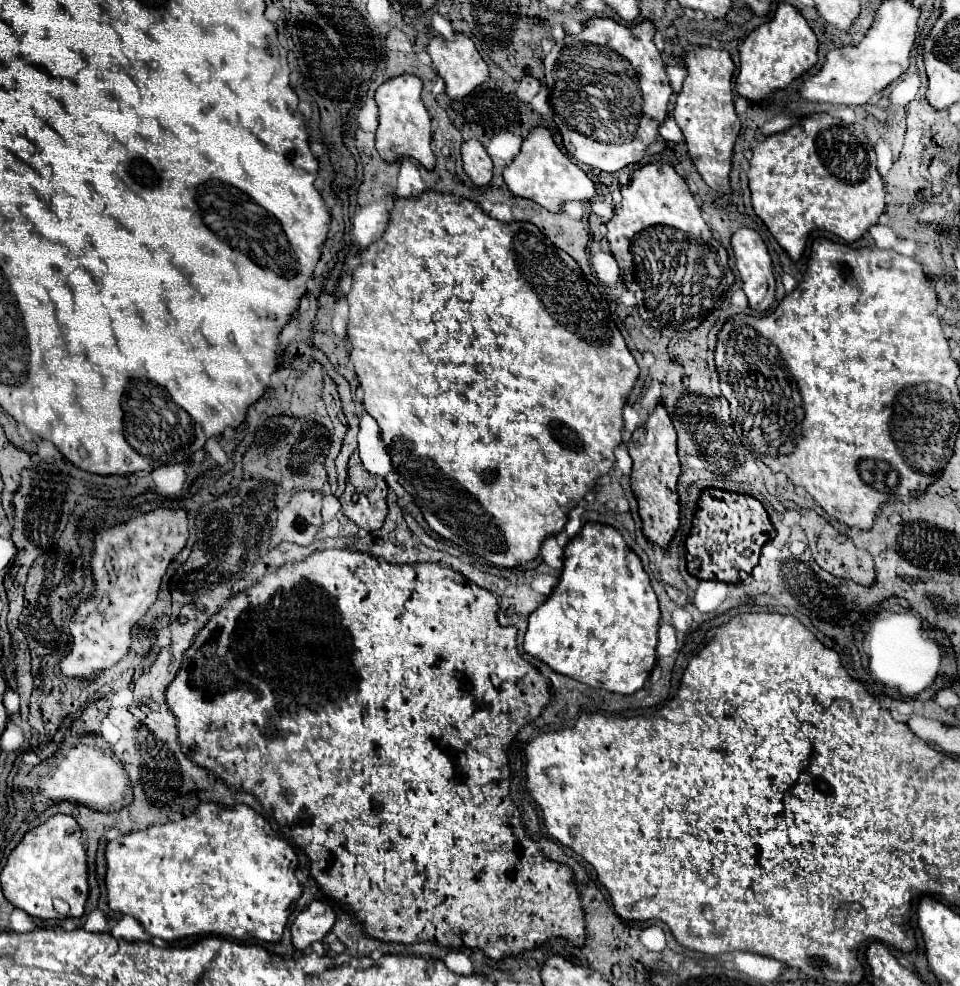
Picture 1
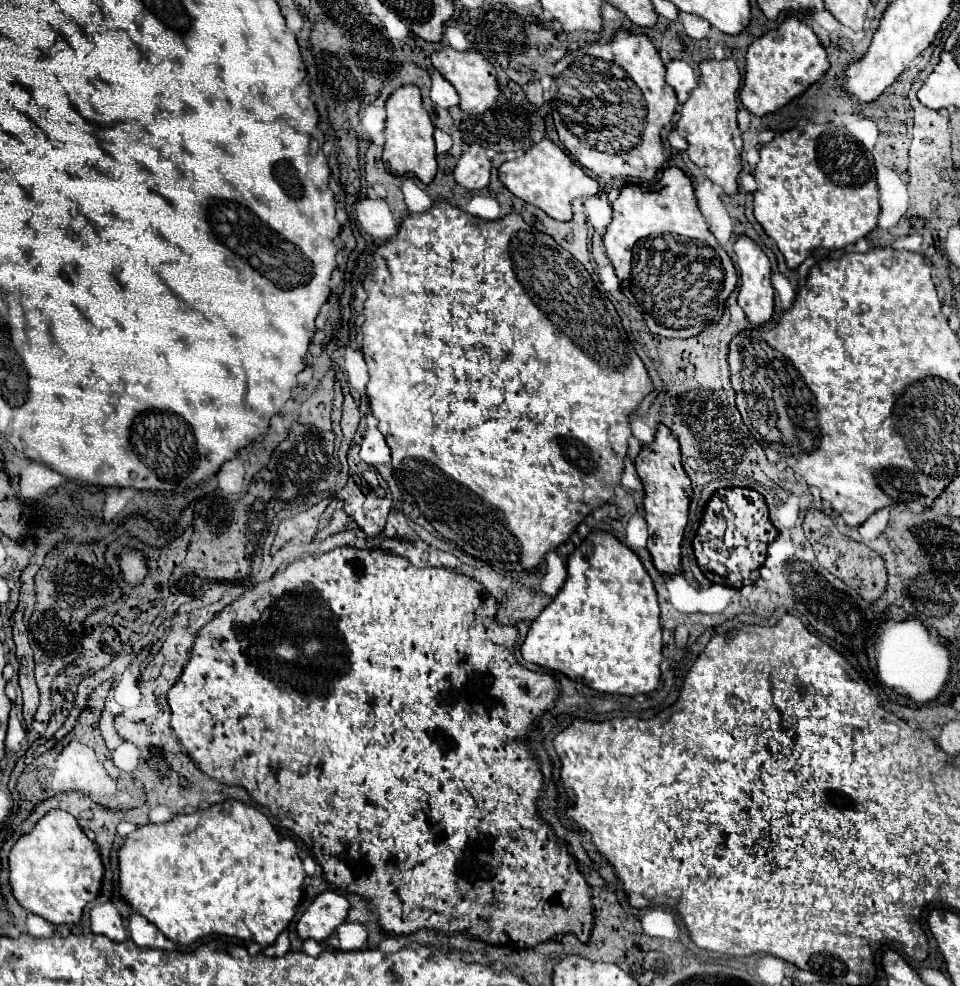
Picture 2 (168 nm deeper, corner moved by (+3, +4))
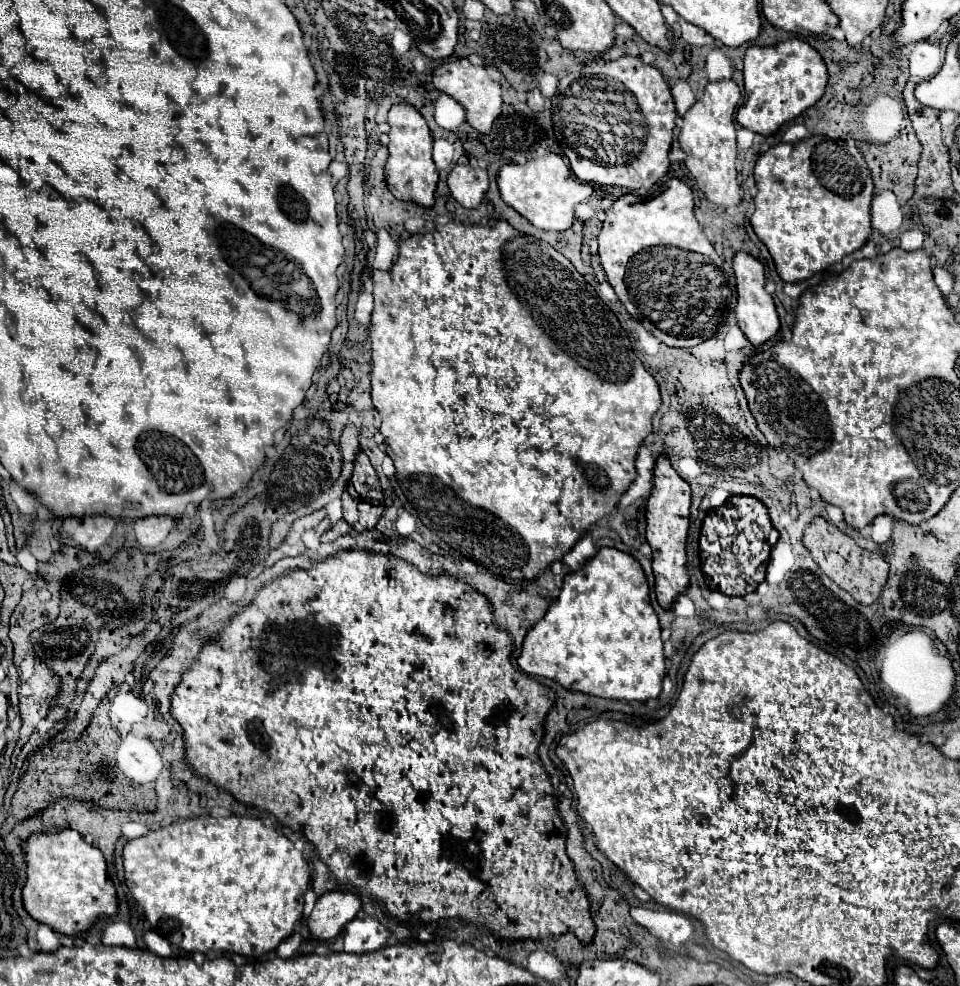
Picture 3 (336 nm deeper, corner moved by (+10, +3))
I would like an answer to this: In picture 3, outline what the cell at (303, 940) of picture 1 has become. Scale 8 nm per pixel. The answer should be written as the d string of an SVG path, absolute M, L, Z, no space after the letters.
M331 891L317 899L313 913L307 917L307 927L317 939L335 939L343 927L355 919L361 909L357 893Z

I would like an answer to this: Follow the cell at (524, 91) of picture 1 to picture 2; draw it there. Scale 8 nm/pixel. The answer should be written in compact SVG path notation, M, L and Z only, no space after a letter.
M532 80L524 86L524 92L526 92L526 98L534 104L534 106L542 106L544 100L542 100L542 86L538 80Z

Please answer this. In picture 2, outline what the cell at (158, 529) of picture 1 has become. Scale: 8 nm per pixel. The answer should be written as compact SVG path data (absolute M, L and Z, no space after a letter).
M126 548L122 558L120 558L120 568L122 568L122 576L128 584L140 584L148 572L148 566L146 566L146 560L140 552L136 550L130 550Z

